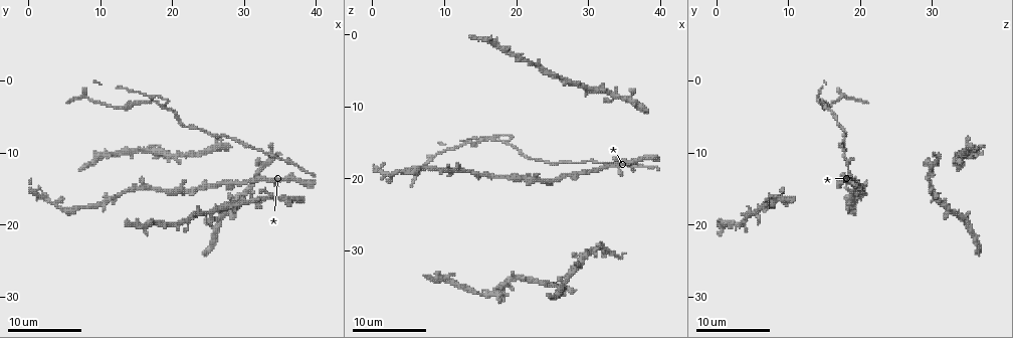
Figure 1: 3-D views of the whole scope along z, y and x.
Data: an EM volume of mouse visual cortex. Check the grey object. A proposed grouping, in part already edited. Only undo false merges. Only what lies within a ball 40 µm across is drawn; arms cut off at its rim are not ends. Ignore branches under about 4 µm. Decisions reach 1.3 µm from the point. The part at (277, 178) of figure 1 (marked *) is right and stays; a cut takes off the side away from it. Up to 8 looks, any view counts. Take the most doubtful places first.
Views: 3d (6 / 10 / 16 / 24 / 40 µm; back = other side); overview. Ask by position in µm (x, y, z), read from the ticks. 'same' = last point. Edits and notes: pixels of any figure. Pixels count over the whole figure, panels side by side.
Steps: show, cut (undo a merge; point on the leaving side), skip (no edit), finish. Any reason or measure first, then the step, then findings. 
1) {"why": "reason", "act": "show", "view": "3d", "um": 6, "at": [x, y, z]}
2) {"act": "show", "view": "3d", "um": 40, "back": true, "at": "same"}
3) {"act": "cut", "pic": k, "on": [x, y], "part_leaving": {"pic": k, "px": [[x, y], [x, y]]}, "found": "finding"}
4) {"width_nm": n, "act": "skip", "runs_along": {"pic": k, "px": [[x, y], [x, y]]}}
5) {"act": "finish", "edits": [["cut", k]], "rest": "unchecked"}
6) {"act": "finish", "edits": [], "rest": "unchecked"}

{"why": "four arms meet", "act": "show", "view": "3d", "um": 10, "at": [17.0, 2.5, 14.0]}

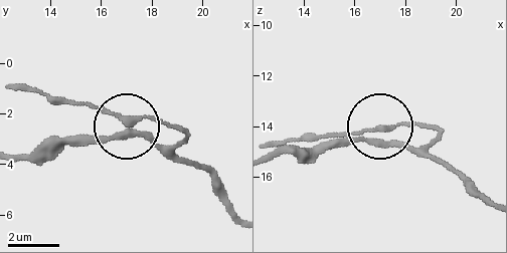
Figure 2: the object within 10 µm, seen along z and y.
{"side_arm_um": 9, "act": "skip", "runs_along": {"pic": 2, "px": [[232, 205], [205, 173], [114, 116], [51, 97]]}, "found": "continuous, no second cell"}

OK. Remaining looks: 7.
{"act": "show", "view": "3d", "um": 6, "at": [22.0, 15.5, 21.0]}

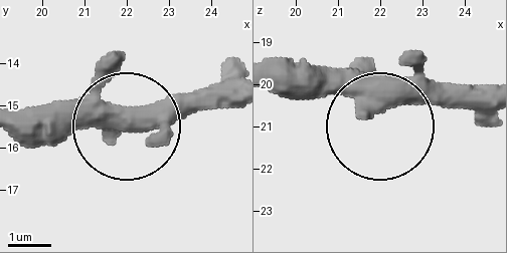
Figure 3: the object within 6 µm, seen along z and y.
{"side_arm_um": 26, "act": "skip", "runs_along": {"pic": 3, "px": [[229, 98], [165, 98], [111, 131], [38, 131]]}, "found": "continuous, no second cell"}

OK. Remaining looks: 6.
{"why": "sudden change in width", "act": "show", "view": "3d", "um": 10, "at": [13.0, 3.5, 15.5]}

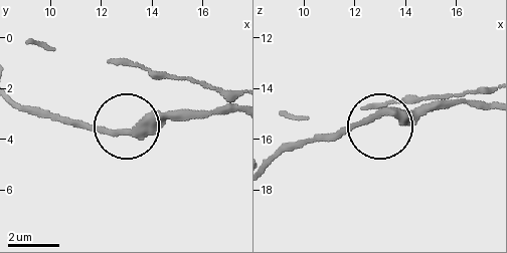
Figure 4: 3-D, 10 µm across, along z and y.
{"act": "skip", "found": "all the same cell"}

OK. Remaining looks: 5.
{"why": "thick turns thin", "act": "show", "view": "3d", "um": 16, "at": [21.0, 6.0, 17.0]}

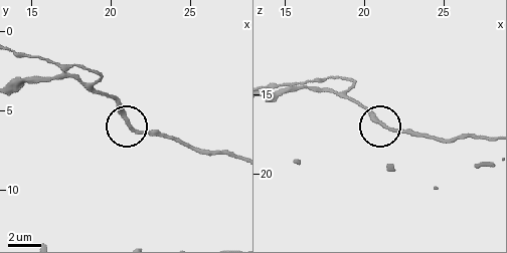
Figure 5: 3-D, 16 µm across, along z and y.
{"act": "skip", "runs_along": {"pic": 5, "px": [[233, 157], [201, 153], [173, 140], [136, 131], [106, 93]]}, "found": "one cell here"}

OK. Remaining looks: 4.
{"act": "finish", "edits": [], "rest": "unchecked"}

